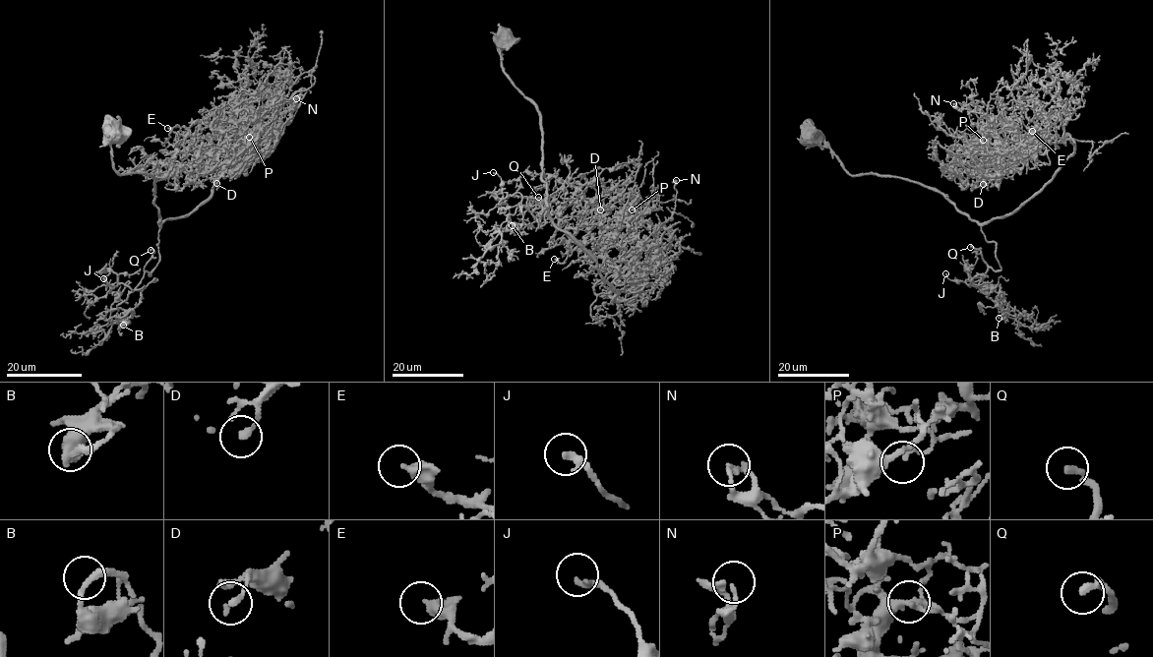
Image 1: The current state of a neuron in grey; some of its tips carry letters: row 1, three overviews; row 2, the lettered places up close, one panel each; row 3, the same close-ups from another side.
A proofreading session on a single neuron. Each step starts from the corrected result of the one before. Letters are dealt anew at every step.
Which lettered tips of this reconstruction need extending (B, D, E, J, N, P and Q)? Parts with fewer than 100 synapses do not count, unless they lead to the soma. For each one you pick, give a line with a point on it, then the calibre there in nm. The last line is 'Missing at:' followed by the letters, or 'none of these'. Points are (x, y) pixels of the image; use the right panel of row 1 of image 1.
Q: place (970, 247); calibre 240 nm
Missing at: Q

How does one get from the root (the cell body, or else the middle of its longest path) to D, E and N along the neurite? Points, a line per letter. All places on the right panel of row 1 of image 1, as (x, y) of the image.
D: (812, 137), (850, 174), (919, 182), (979, 223), (1014, 213), (1074, 143), (1025, 148), (983, 184)
E: (812, 137), (852, 175), (919, 182), (988, 223), (1073, 150), (1068, 136), (983, 128), (1006, 143), (1032, 131)
N: (812, 137), (850, 174), (919, 182), (979, 223), (1073, 150), (1042, 137), (1011, 159), (953, 103)

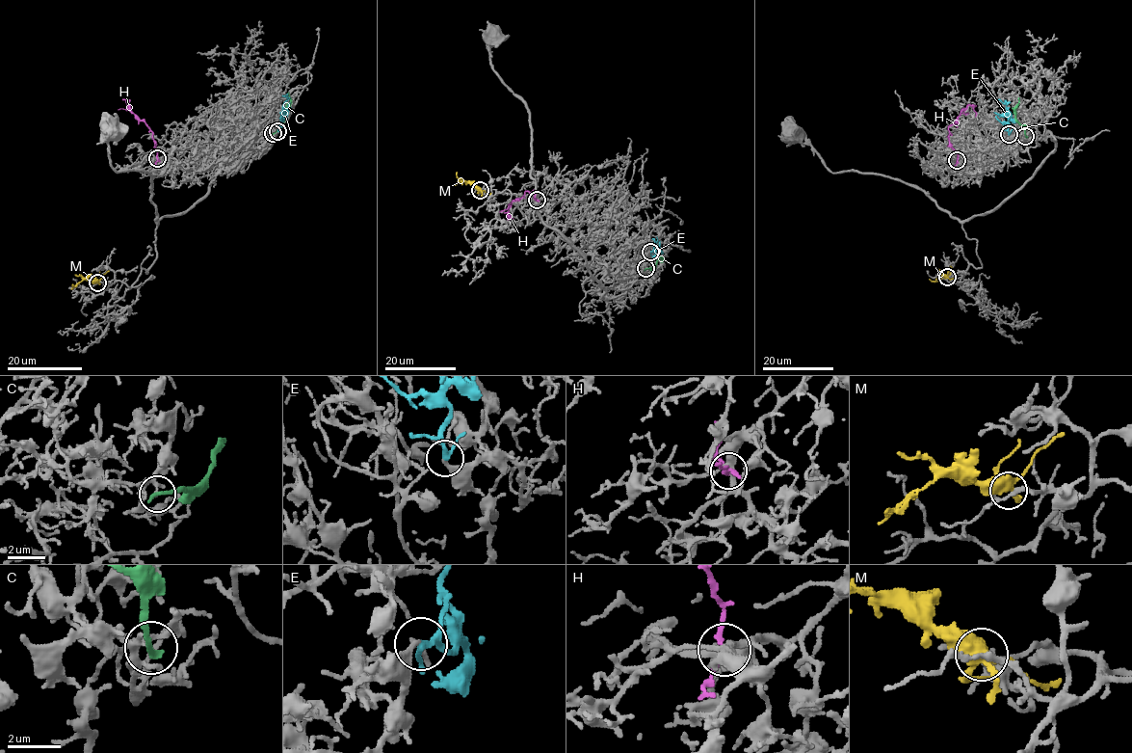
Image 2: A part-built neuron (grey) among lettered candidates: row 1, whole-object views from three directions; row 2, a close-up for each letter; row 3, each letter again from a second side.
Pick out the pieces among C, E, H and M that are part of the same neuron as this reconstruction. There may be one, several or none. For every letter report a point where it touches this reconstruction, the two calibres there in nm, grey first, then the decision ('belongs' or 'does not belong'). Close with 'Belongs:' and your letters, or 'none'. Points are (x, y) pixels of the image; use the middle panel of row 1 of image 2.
C: contact (645, 268); calibres 140 and 240 nm; does not belong
E: contact (650, 252); calibres 150 and 200 nm; belongs
H: contact (537, 200); calibres 280 and 180 nm; does not belong
M: contact (480, 190); calibres 200 and 440 nm; does not belong
Belongs: E

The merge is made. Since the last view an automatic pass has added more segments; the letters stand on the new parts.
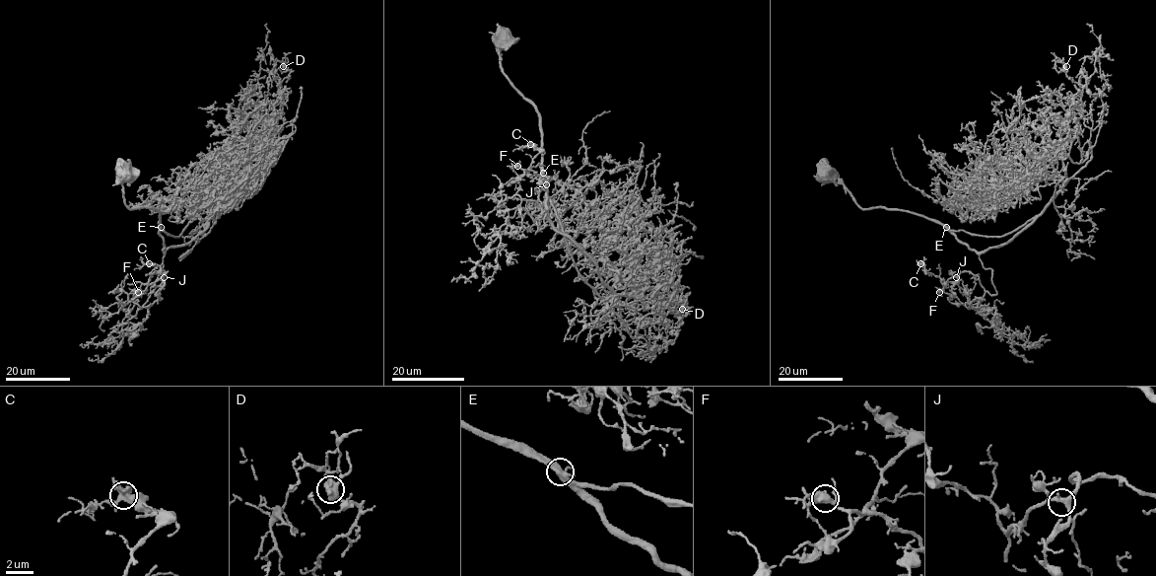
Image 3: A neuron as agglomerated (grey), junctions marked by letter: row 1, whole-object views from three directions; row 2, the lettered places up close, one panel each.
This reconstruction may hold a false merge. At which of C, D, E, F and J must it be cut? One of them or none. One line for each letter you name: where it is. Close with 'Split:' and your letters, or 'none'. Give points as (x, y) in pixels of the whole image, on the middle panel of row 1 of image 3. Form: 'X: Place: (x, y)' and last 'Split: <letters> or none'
Split: none

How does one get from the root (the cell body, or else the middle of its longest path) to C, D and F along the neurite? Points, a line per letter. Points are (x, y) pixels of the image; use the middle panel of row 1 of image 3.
C: (497, 37), (501, 71), (539, 117), (539, 230), (531, 216), (546, 182), (529, 169), (542, 150), (530, 144)
D: (497, 37), (501, 71), (539, 117), (551, 224), (594, 263), (615, 305), (675, 310), (678, 327), (682, 309)
F: (497, 37), (501, 71), (539, 117), (546, 186), (539, 230), (531, 216), (546, 182), (517, 166)

